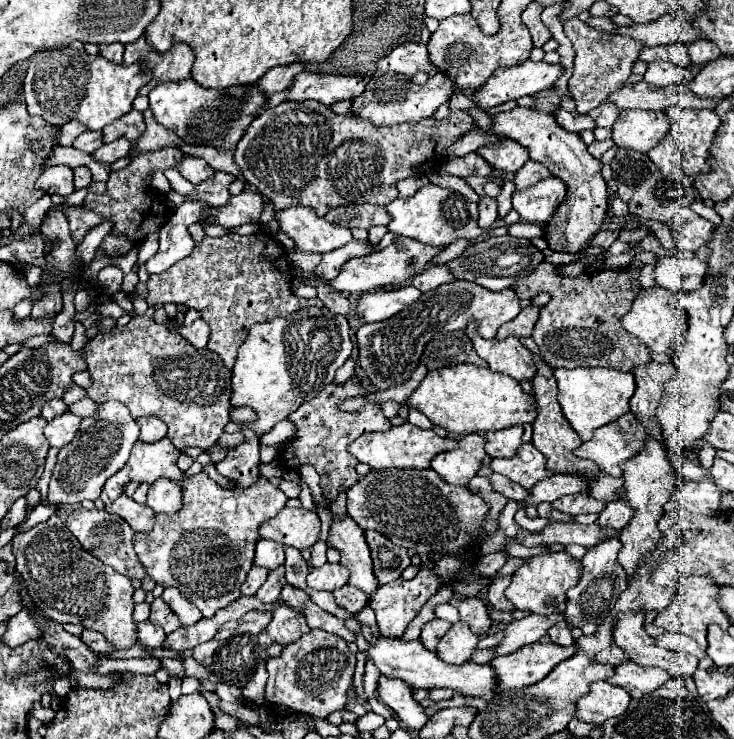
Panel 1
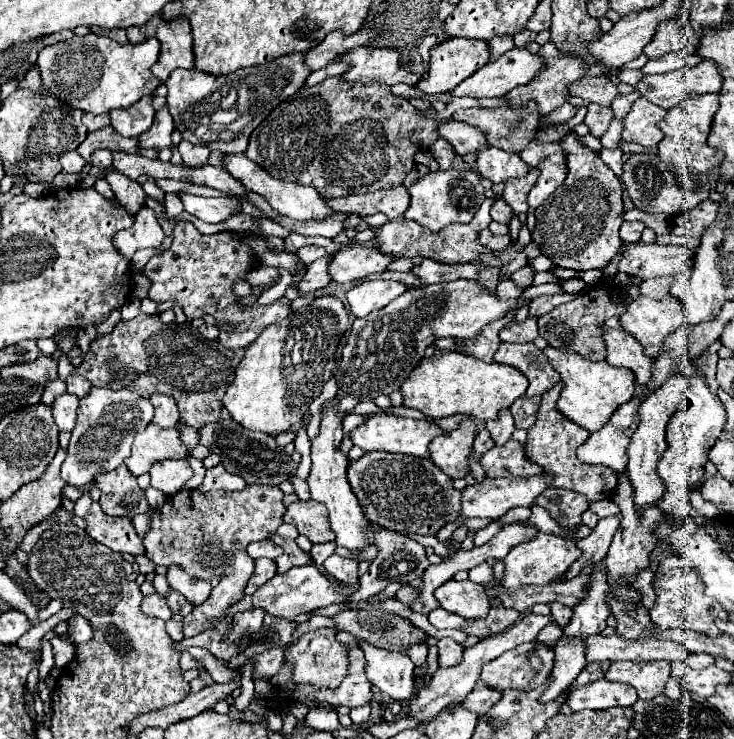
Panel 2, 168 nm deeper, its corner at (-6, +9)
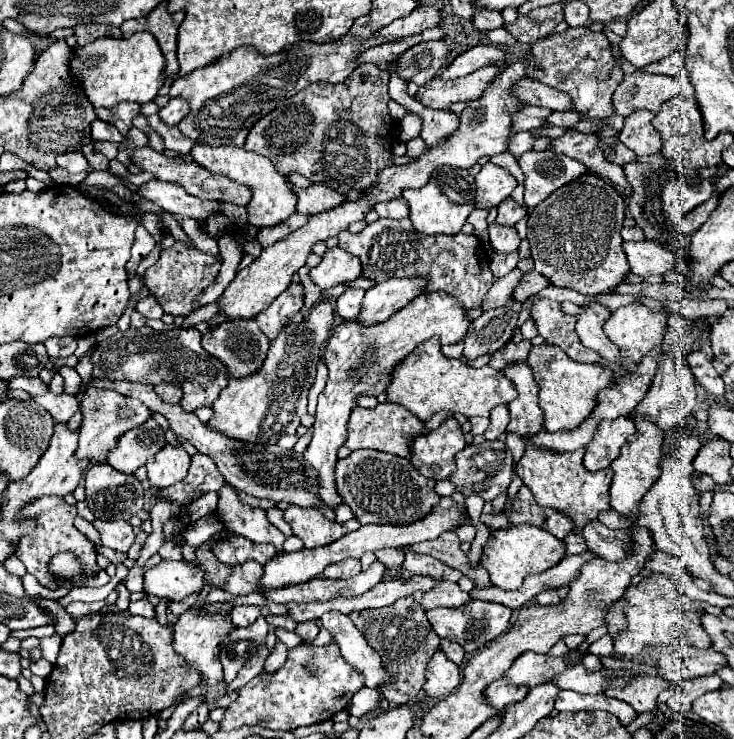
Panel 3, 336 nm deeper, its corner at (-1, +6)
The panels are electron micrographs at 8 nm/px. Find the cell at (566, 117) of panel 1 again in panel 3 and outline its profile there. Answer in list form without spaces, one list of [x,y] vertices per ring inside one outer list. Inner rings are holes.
[[[523,106],[521,110],[517,110],[517,114],[513,114],[513,126],[511,132],[529,132],[533,128],[545,126],[545,118],[551,112],[547,108],[537,108],[537,106]]]

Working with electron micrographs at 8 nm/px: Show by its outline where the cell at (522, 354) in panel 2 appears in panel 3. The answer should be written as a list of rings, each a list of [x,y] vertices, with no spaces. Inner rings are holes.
[[[525,362],[505,368],[505,376],[511,380],[515,390],[519,392],[513,402],[509,402],[511,422],[507,432],[515,432],[521,438],[535,436],[543,430],[543,410],[539,406],[539,384],[535,382],[531,368]]]

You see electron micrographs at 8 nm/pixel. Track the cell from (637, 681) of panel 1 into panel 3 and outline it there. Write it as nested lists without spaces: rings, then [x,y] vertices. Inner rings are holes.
[[[641,674],[641,676],[633,678],[631,684],[627,684],[623,690],[609,688],[607,694],[611,698],[617,698],[617,700],[631,704],[637,714],[643,714],[643,712],[649,712],[655,708],[659,692],[663,692],[667,688],[669,688],[669,682],[665,678]]]

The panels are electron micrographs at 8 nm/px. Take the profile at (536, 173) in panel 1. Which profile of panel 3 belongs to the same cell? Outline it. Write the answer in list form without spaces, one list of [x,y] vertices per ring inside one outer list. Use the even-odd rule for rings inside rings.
[[[507,198],[505,202],[501,202],[501,206],[497,208],[497,224],[501,226],[515,226],[521,218],[525,218],[525,208],[517,206],[511,198]]]

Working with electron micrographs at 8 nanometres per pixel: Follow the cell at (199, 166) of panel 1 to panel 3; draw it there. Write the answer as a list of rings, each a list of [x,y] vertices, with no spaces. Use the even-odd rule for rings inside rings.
[[[157,114],[149,116],[147,122],[161,136],[167,150],[175,150],[175,152],[181,152],[181,154],[191,152],[193,142],[189,142],[189,138],[185,138],[185,134],[181,134],[181,130],[177,130],[177,126],[165,126],[165,122],[161,122],[161,118]]]

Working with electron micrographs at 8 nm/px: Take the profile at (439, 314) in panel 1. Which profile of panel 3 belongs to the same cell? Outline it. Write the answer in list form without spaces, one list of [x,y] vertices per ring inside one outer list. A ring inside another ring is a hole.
[[[431,292],[419,294],[417,298],[413,298],[413,302],[409,302],[409,306],[401,308],[397,314],[381,324],[367,328],[357,322],[349,322],[339,324],[331,332],[329,346],[325,344],[323,348],[323,362],[329,368],[329,378],[323,394],[319,394],[311,444],[303,454],[305,460],[319,472],[319,496],[327,506],[337,506],[343,502],[337,494],[333,474],[337,450],[345,444],[349,414],[357,406],[357,396],[379,396],[381,392],[385,392],[393,368],[425,340],[437,338],[439,344],[455,344],[463,340],[467,328],[469,320],[465,318],[465,310],[457,302],[457,298],[451,298],[445,292]]]

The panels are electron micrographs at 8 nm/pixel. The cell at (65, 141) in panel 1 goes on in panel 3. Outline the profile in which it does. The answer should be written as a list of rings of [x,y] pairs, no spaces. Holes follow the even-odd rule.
[[[97,120],[91,124],[91,134],[93,134],[93,140],[111,140],[111,142],[125,142],[125,138],[113,128],[109,126],[109,122],[103,122],[103,120]]]

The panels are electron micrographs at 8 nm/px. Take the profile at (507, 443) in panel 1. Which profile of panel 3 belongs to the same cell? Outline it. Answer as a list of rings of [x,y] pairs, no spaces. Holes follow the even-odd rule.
[[[497,406],[497,408],[493,408],[489,420],[491,420],[491,422],[489,422],[487,430],[485,430],[485,438],[487,438],[487,440],[497,440],[497,438],[505,432],[505,428],[507,428],[507,424],[509,424],[509,410],[507,410],[507,406]]]

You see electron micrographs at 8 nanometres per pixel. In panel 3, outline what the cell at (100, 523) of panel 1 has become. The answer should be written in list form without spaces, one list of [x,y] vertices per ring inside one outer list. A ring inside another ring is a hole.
[[[95,520],[93,526],[99,530],[101,534],[101,542],[103,546],[115,550],[115,552],[127,552],[135,540],[133,528],[129,522],[101,522]]]

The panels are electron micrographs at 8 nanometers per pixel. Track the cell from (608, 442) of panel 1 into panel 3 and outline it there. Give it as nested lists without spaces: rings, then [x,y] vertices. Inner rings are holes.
[[[621,416],[615,420],[605,420],[595,430],[593,440],[585,448],[583,464],[587,470],[597,472],[609,468],[609,464],[619,456],[625,440],[635,432],[635,424],[629,416]]]

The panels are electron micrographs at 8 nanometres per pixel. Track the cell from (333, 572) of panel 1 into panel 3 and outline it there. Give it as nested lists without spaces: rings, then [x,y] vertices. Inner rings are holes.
[[[347,558],[347,560],[341,560],[341,562],[335,562],[333,566],[327,566],[323,576],[325,578],[351,578],[355,574],[361,572],[361,562],[357,558]]]

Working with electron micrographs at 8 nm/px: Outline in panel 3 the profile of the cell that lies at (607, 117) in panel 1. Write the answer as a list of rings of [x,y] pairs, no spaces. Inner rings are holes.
[[[569,130],[569,132],[551,140],[549,150],[583,162],[591,174],[607,178],[613,184],[627,190],[627,194],[631,194],[631,188],[627,186],[629,182],[623,174],[623,168],[621,166],[609,166],[605,162],[601,150],[597,148],[597,138],[593,138],[593,134],[581,134],[581,132],[573,132],[573,130]]]

